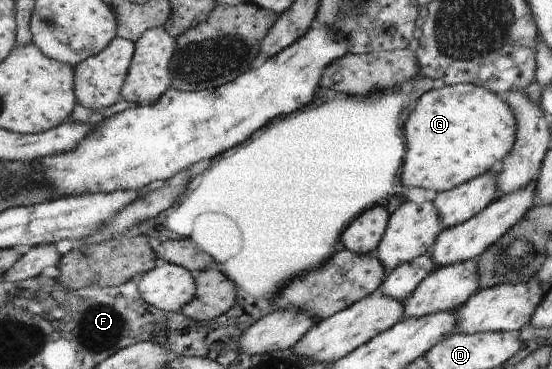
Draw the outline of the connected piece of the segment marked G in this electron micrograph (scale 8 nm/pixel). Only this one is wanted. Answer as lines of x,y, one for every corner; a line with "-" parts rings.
472,84
444,86
426,92
417,102
413,112
403,120
407,155
403,167
403,185
433,192
447,192
459,185
472,181
482,174
497,169
502,160
511,152
516,141
516,120
514,112
493,91

